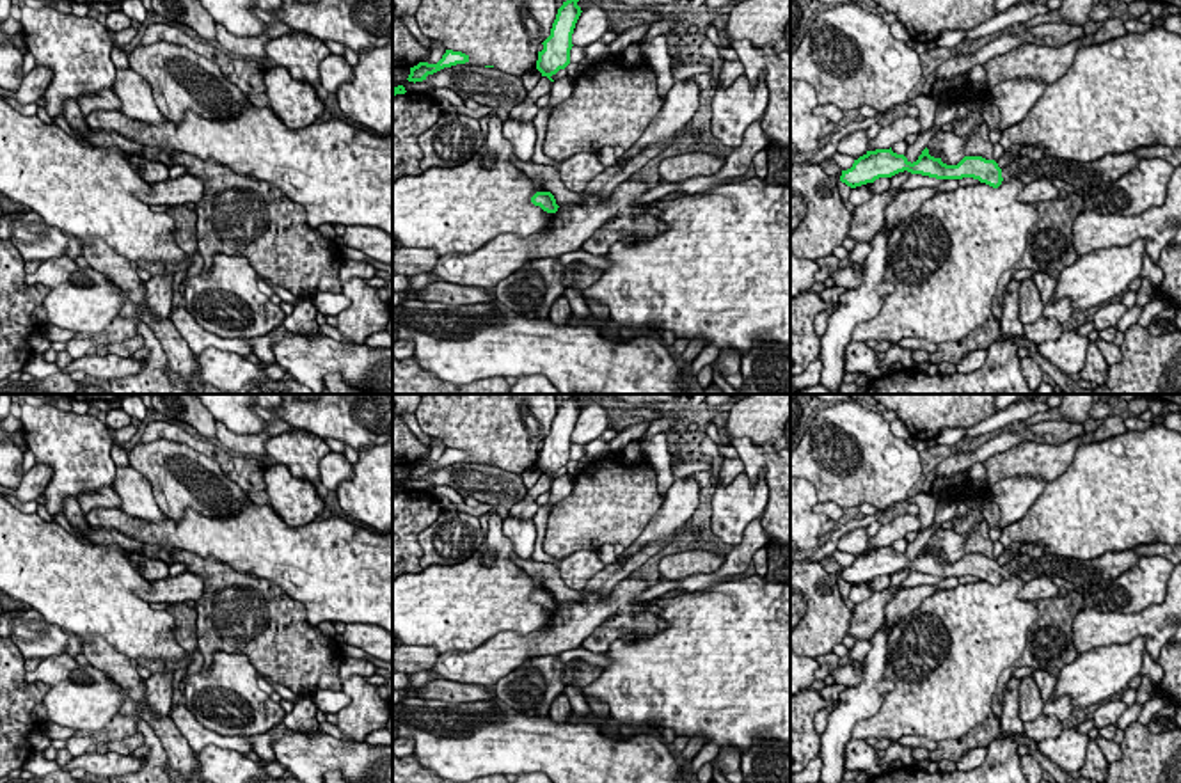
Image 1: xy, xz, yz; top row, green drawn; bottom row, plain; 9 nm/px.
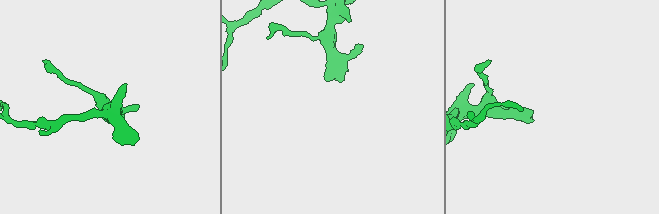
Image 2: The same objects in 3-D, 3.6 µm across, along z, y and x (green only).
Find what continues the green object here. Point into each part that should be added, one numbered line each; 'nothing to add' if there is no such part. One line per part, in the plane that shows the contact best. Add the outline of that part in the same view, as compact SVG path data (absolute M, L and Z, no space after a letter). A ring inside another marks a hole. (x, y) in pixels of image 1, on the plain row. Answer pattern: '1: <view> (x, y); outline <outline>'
1: yz (1082, 576); outline M1133 550L1105 552L1094 559L1073 559L1055 554L1042 554L1034 559L1025 554L1016 554L1002 566L1002 575L1009 579L1018 575L1023 582L1035 577L1048 577L1057 588L1066 588L1082 597L1106 591L1106 588L1126 570L1133 568L1142 556Z

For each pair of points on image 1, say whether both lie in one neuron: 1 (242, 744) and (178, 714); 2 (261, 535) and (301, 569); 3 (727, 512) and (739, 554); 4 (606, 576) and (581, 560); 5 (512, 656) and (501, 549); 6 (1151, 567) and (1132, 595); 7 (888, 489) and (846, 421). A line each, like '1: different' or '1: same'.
1: same
2: same
3: different
4: different
5: different
6: same
7: same

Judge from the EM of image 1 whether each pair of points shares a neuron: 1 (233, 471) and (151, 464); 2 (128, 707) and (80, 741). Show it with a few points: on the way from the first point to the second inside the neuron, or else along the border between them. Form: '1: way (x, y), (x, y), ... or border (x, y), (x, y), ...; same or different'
1: border (187, 444), (208, 455), (247, 494); different
2: border (118, 712), (130, 714), (139, 730); different

